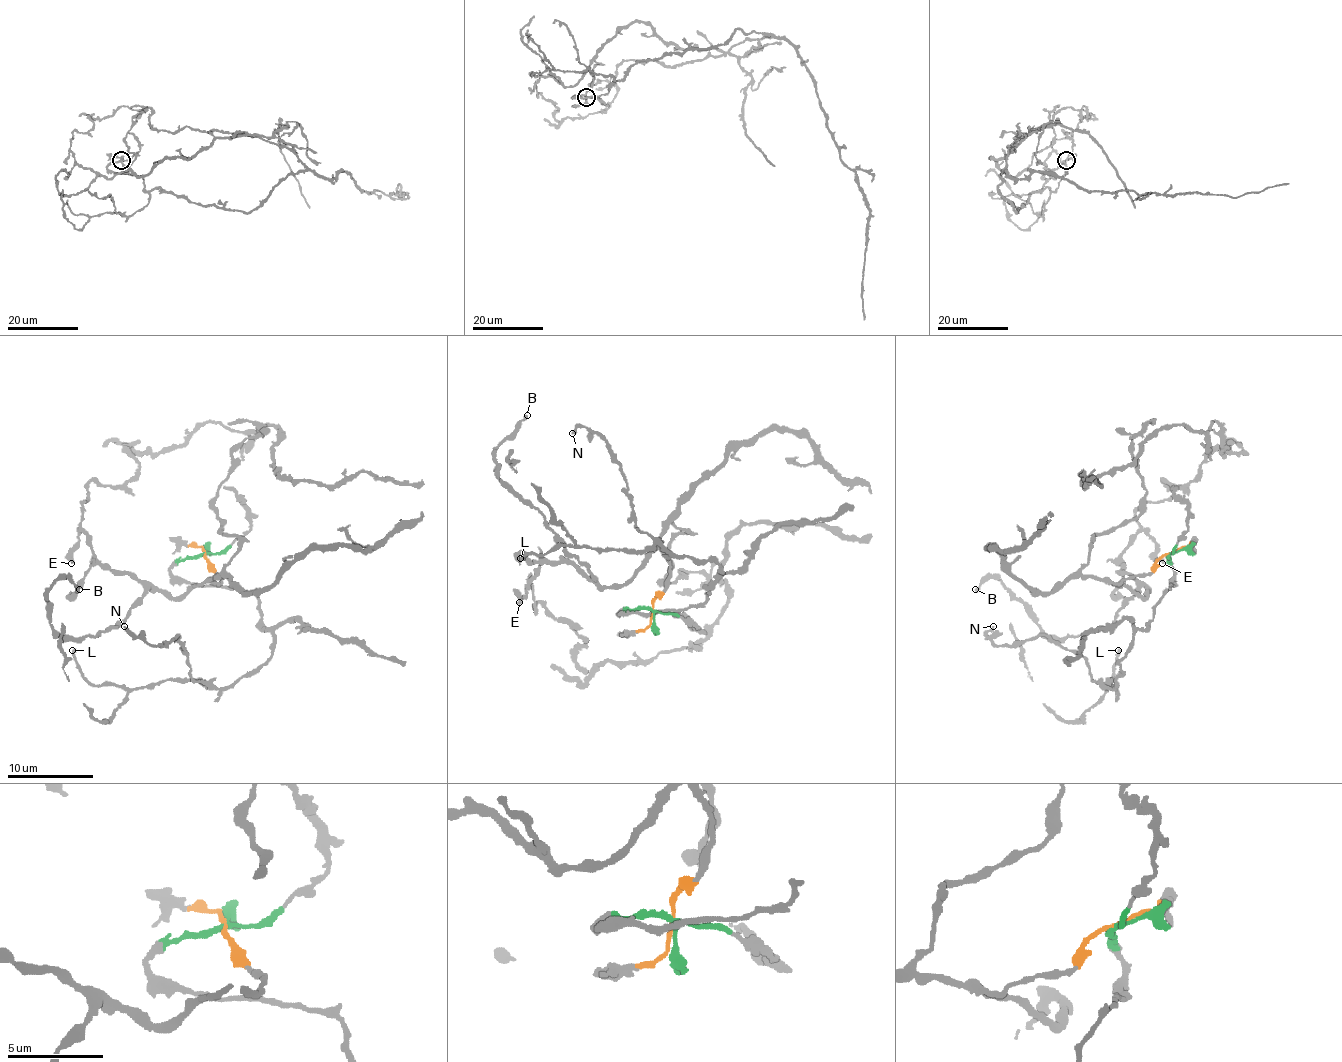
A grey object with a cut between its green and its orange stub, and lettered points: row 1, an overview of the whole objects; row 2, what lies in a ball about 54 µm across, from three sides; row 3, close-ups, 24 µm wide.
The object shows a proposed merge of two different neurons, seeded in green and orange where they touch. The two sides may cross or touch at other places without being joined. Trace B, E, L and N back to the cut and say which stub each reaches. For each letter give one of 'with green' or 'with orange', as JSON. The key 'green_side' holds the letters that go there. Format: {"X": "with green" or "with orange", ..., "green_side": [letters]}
{"B": "with orange", "E": "with orange", "L": "with green", "N": "with green", "green_side": ["L", "N"]}

